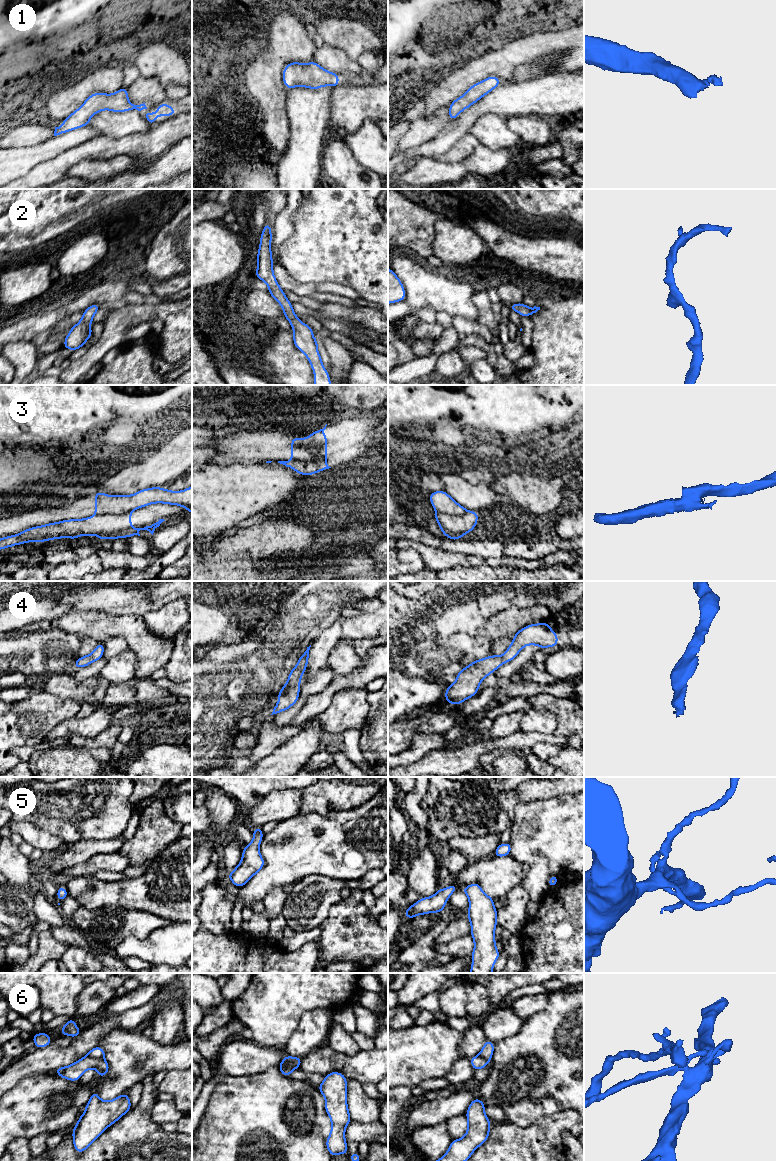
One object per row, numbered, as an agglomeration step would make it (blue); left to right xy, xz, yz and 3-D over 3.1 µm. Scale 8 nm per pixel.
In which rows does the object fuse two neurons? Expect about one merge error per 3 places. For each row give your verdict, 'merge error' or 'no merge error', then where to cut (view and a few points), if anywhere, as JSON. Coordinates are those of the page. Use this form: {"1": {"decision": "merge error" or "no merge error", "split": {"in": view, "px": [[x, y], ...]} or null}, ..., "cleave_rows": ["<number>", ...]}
{"1": {"decision": "no merge error", "split": null}, "2": {"decision": "no merge error", "split": null}, "3": {"decision": "merge error", "split": {"in": "xz", "px": [[296, 439], [295, 445], [310, 448], [314, 452], [313, 459]]}}, "4": {"decision": "no merge error", "split": null}, "5": {"decision": "no merge error", "split": null}, "6": {"decision": "merge error", "split": {"in": "xy", "px": [[87, 1055], [93, 1058], [103, 1058]]}}, "cleave_rows": ["3", "6"]}

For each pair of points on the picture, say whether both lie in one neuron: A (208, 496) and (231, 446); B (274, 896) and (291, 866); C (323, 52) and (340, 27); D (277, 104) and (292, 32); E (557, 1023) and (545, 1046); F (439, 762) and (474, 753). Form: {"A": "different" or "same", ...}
{"A": "different", "B": "different", "C": "different", "D": "same", "E": "same", "F": "same"}

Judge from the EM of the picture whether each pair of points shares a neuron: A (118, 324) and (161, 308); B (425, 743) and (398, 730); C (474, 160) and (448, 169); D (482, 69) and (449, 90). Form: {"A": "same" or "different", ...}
{"A": "same", "B": "different", "C": "same", "D": "same"}

